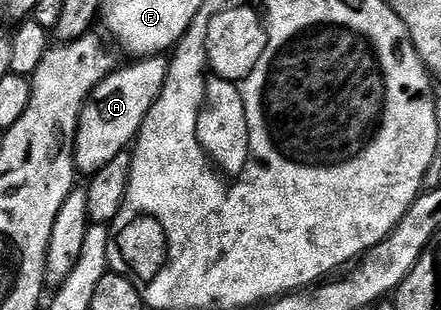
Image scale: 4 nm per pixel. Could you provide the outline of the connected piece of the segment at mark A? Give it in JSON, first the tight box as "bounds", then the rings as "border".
{"bounds":[75,57,169,177],"border":[[[143,57],[131,62],[135,63],[128,67],[120,66],[107,74],[96,85],[79,114],[79,128],[75,134],[75,166],[82,174],[84,171],[87,177],[109,165],[117,153],[128,150],[134,144],[149,109],[153,109],[167,80],[169,63],[166,58]]]}

